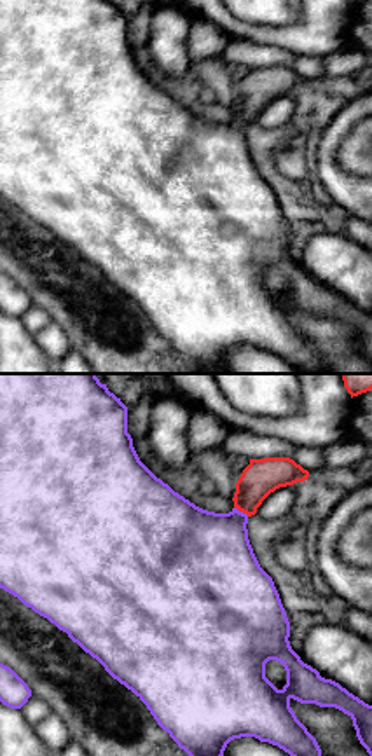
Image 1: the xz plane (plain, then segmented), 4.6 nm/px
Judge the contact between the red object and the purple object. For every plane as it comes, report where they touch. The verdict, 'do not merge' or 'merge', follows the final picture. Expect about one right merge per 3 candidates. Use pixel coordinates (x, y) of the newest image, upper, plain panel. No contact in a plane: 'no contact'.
contact (241, 119)

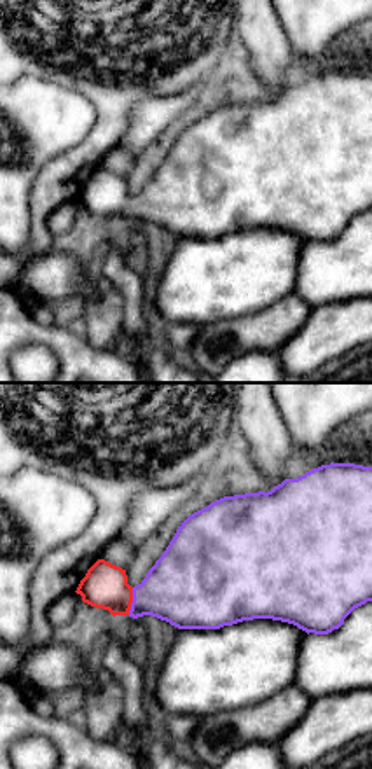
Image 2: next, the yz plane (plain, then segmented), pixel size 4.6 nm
contact (131, 210)

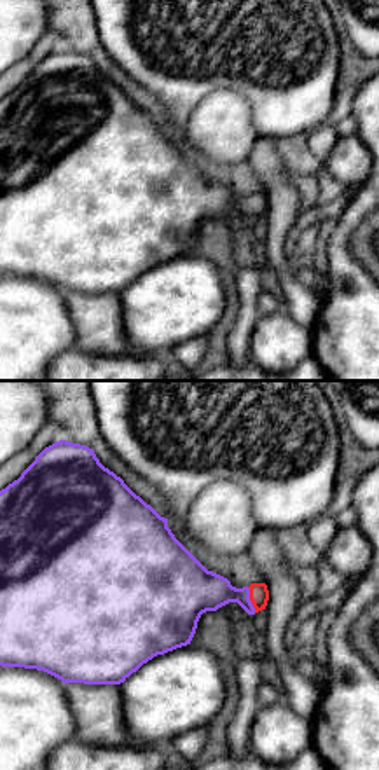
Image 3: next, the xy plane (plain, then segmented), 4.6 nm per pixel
contact (250, 208)

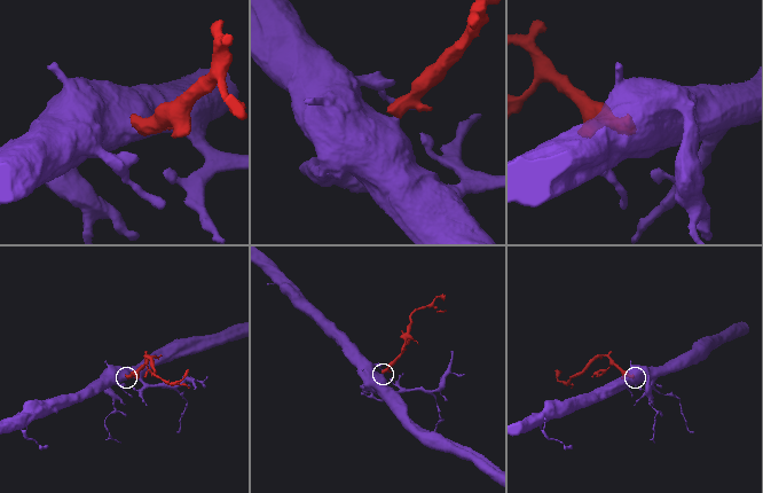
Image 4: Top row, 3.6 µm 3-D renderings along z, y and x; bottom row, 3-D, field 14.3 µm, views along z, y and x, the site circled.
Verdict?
merge

